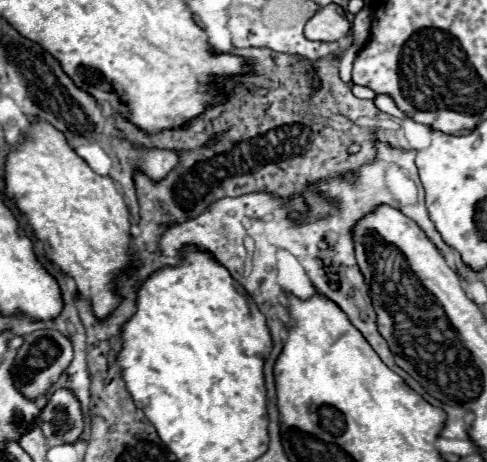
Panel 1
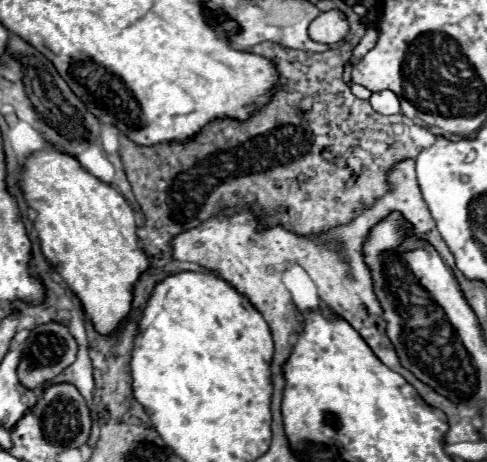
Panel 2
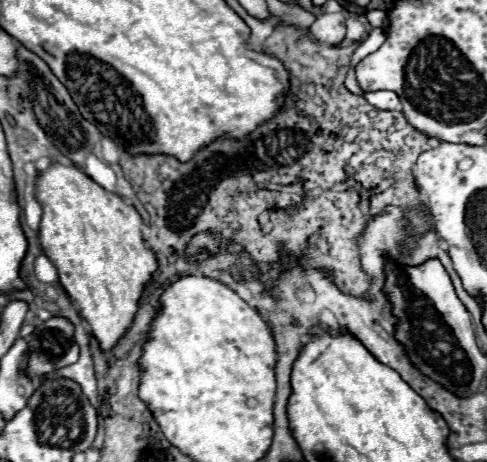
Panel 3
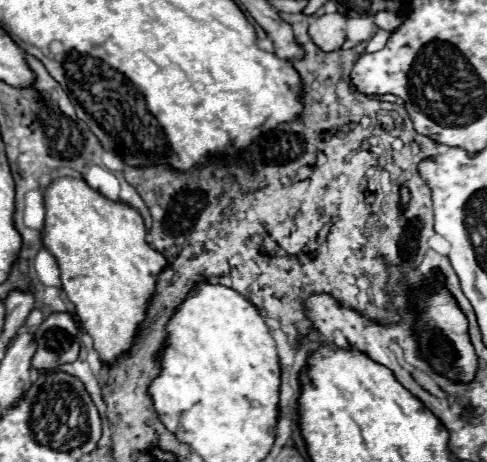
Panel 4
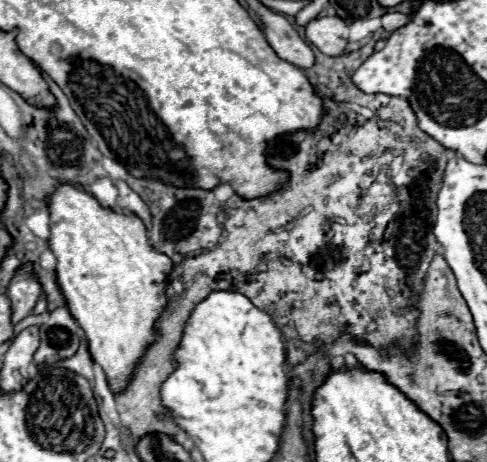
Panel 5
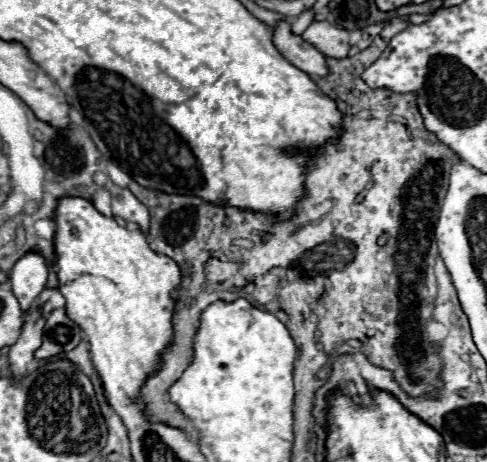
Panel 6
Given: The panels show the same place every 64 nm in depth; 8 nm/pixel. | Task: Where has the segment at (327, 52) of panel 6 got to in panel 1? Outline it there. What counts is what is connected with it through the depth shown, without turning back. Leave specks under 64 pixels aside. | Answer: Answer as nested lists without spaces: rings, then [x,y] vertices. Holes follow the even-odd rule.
[[[328,4],[320,8],[304,26],[304,36],[308,40],[332,42],[350,32],[350,22],[338,4]]]

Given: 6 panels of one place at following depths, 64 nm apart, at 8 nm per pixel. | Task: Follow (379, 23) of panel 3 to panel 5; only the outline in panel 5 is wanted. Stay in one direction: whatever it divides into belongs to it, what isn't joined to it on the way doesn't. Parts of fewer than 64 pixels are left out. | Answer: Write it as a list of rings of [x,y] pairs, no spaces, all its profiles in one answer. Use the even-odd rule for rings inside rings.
[[[398,12],[386,13],[380,18],[382,26],[385,30],[393,32],[406,25],[412,20],[411,15],[406,15]]]

